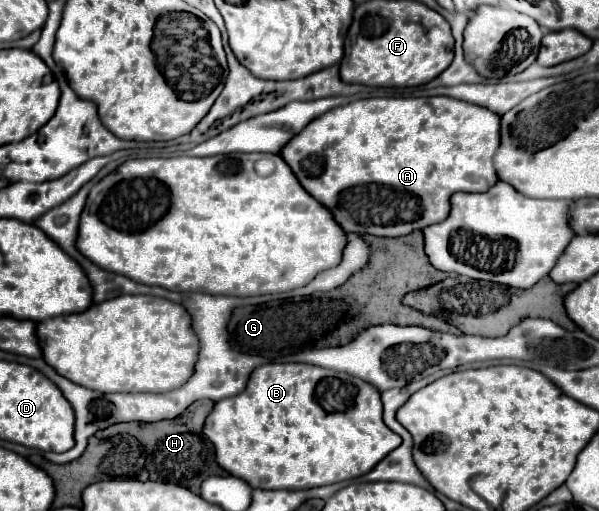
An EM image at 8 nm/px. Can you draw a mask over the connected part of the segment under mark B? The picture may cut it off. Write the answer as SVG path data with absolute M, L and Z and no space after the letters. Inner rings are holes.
M267 363L267 365L257 367L249 375L249 381L247 381L247 387L243 393L215 403L213 411L205 419L203 433L215 445L217 465L221 469L225 469L229 475L235 475L235 477L243 479L245 483L249 483L253 489L257 489L257 487L259 489L313 489L313 487L323 487L323 485L355 479L355 477L369 473L387 453L391 453L393 449L397 449L401 445L401 437L397 433L393 433L381 419L381 397L379 397L379 391L375 385L371 385L359 377L347 375L347 373L339 373L339 371L331 371L331 369L323 369L323 367L315 367L315 365L307 365L307 363ZM321 401L323 403L335 401L335 411L327 411L325 407L321 407Z

